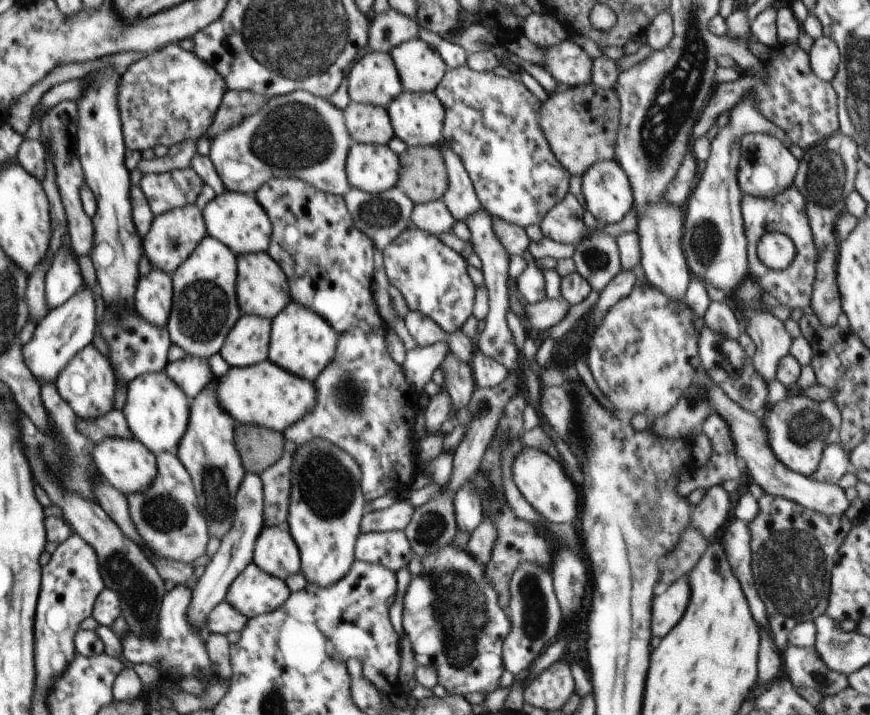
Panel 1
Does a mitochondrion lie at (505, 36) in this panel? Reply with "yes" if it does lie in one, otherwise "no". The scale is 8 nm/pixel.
no

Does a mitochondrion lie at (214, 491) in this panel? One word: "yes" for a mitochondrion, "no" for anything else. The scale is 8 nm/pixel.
yes

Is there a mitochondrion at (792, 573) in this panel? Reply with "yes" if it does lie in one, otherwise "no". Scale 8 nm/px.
yes

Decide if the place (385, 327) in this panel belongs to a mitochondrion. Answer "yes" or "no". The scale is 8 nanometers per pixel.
no

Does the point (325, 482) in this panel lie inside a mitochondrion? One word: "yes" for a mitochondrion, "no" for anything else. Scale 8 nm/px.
yes

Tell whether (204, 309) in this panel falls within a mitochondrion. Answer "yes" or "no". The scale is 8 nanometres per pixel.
yes

